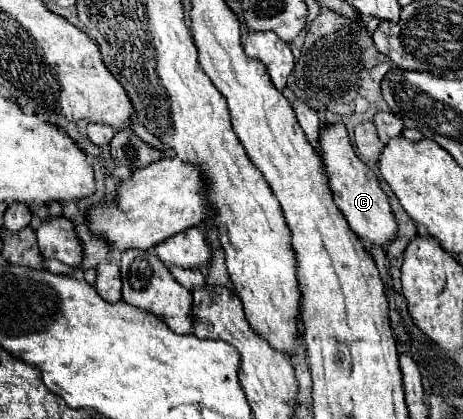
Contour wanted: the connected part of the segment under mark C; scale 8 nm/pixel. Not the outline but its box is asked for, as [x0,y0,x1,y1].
[321,124,397,246]

